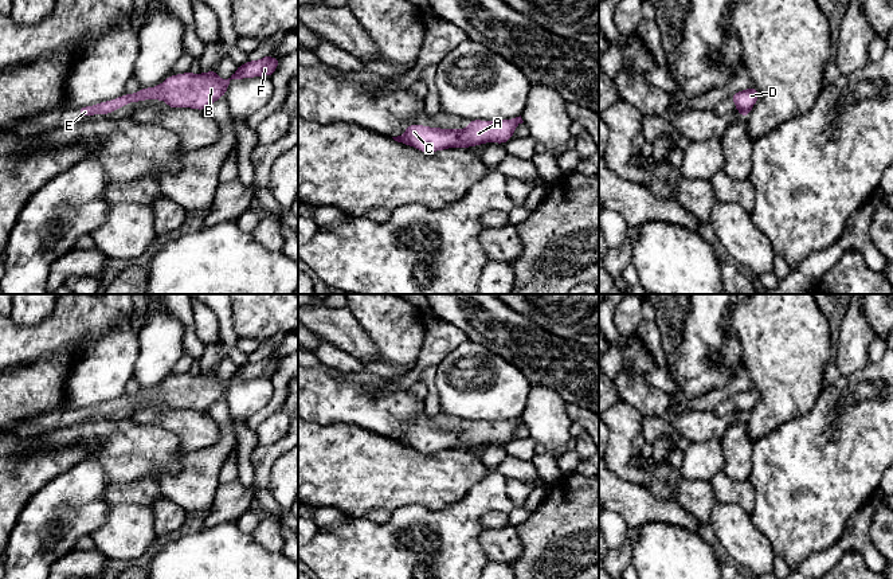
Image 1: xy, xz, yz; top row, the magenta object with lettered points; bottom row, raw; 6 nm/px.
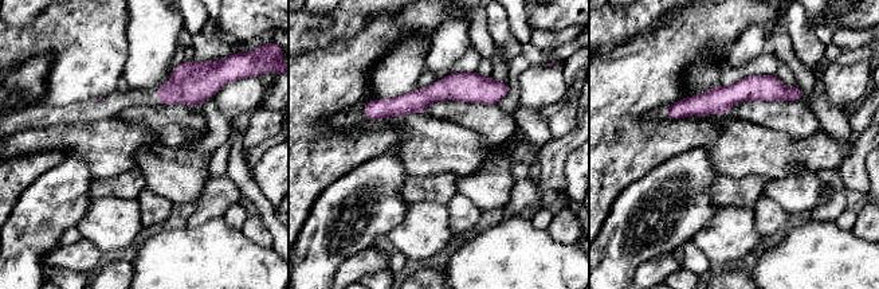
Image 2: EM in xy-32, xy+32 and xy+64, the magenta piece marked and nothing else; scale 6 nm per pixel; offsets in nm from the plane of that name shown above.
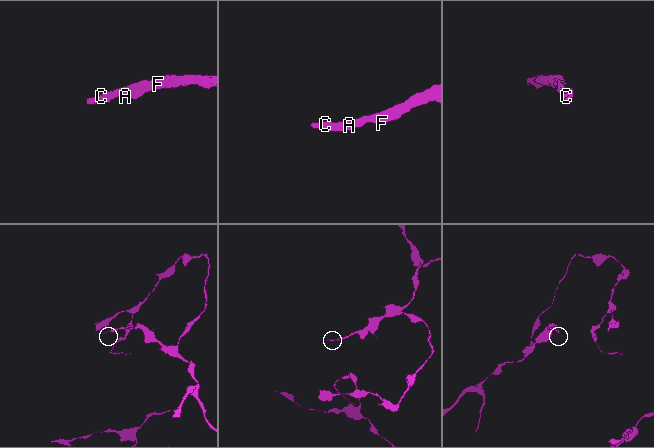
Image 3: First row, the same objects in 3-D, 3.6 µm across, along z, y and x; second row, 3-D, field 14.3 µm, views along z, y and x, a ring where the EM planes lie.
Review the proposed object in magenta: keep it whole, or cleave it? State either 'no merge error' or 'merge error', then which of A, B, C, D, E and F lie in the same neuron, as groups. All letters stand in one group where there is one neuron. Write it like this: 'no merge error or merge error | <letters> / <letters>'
no merge error | A B C D E F

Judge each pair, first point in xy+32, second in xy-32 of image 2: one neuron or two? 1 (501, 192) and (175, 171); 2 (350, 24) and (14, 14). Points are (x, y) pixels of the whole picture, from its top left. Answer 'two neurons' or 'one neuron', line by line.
1: one neuron
2: two neurons

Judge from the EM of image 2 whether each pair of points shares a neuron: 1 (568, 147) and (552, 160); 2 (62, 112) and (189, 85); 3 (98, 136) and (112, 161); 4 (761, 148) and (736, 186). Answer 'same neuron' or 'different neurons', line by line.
1: same neuron
2: same neuron
3: same neuron
4: different neurons

